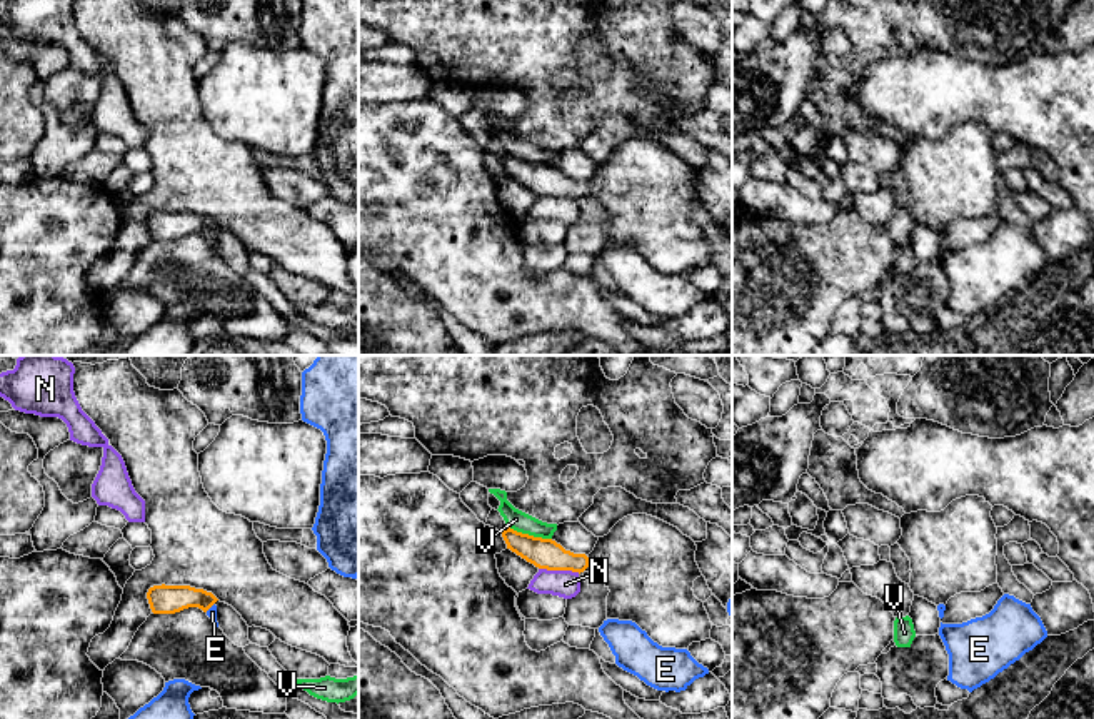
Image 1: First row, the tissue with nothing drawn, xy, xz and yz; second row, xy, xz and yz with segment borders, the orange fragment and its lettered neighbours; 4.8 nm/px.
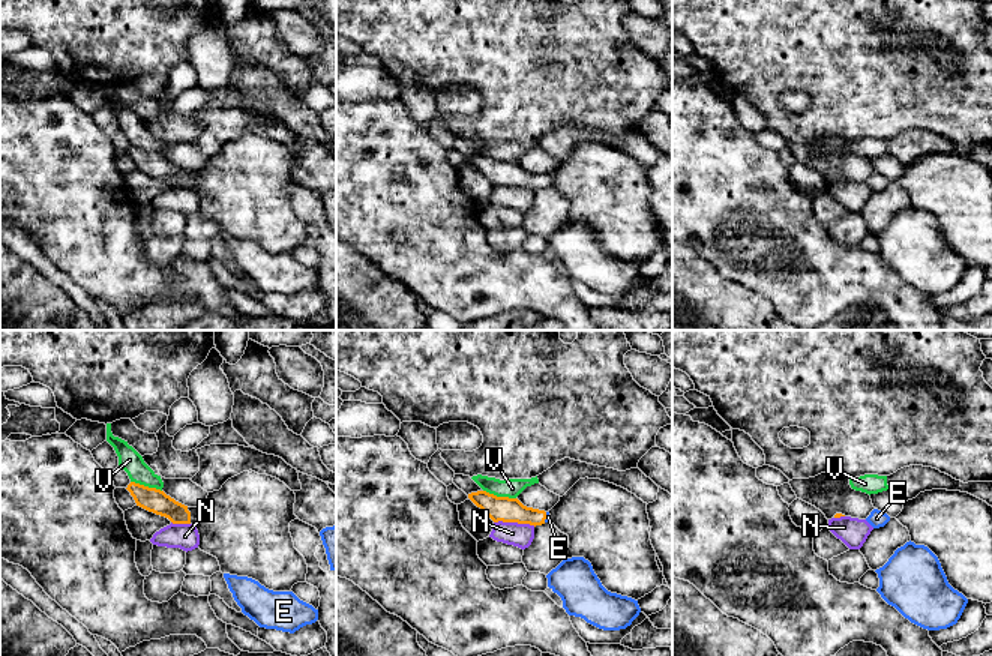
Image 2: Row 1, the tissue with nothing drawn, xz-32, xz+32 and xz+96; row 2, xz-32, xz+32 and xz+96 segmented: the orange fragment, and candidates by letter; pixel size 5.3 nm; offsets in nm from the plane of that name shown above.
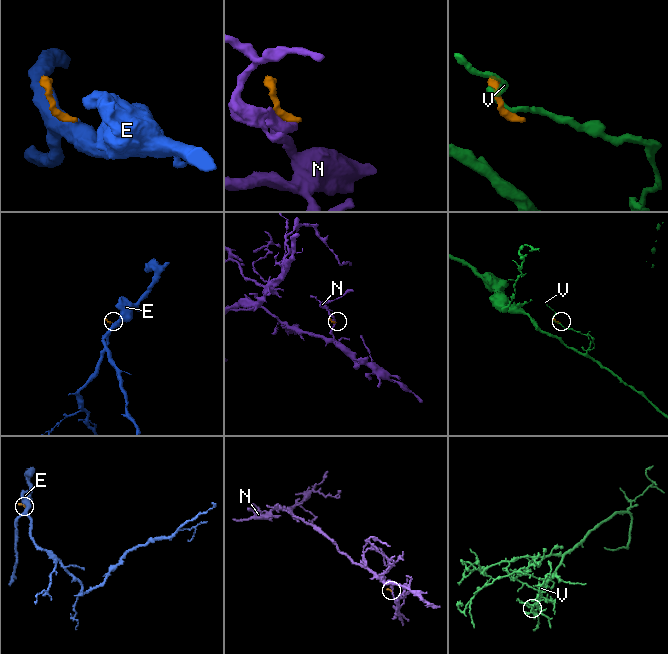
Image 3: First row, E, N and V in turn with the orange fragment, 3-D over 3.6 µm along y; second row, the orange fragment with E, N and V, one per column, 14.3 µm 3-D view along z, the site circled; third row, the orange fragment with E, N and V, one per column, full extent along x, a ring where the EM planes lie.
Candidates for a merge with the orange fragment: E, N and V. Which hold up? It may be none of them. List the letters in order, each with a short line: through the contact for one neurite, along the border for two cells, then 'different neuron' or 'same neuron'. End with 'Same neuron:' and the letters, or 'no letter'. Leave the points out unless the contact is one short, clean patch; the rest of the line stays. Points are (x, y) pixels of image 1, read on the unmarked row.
E: line xy (164, 226), (200, 226), (209, 234), (212, 239); same neuron
N: line xz (539, 194), (579, 199); different neuron
V: different neuron
Same neuron: E

